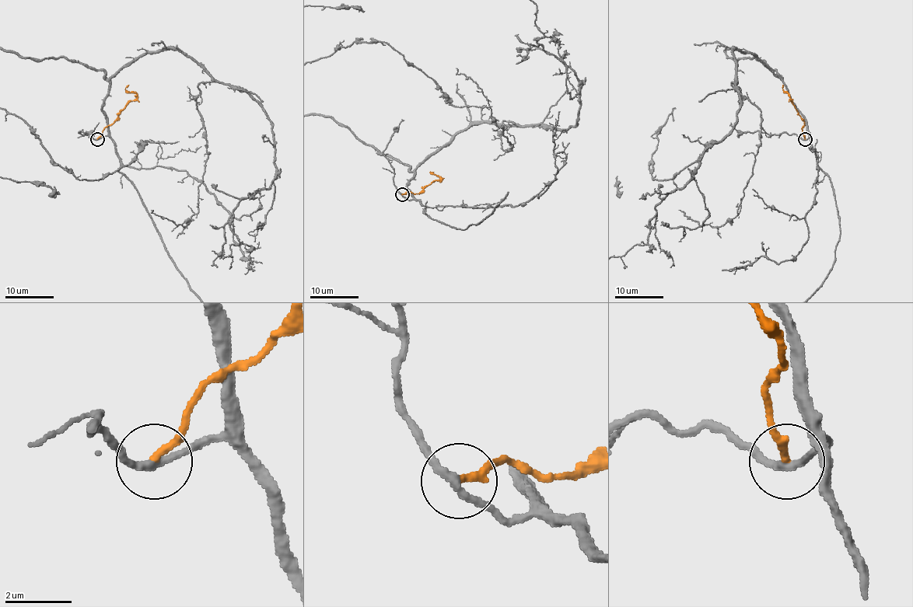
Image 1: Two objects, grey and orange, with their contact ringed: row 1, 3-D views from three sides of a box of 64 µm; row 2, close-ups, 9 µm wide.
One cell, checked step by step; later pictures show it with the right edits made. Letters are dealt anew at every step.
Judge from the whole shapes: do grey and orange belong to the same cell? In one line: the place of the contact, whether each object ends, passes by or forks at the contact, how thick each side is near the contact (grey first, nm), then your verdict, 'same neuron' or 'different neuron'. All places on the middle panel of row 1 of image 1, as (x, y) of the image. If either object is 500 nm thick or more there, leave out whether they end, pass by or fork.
at (402, 194); grey passes by; orange ends there; 240 nm thick on the grey side, 240 nm on the other; different neuron

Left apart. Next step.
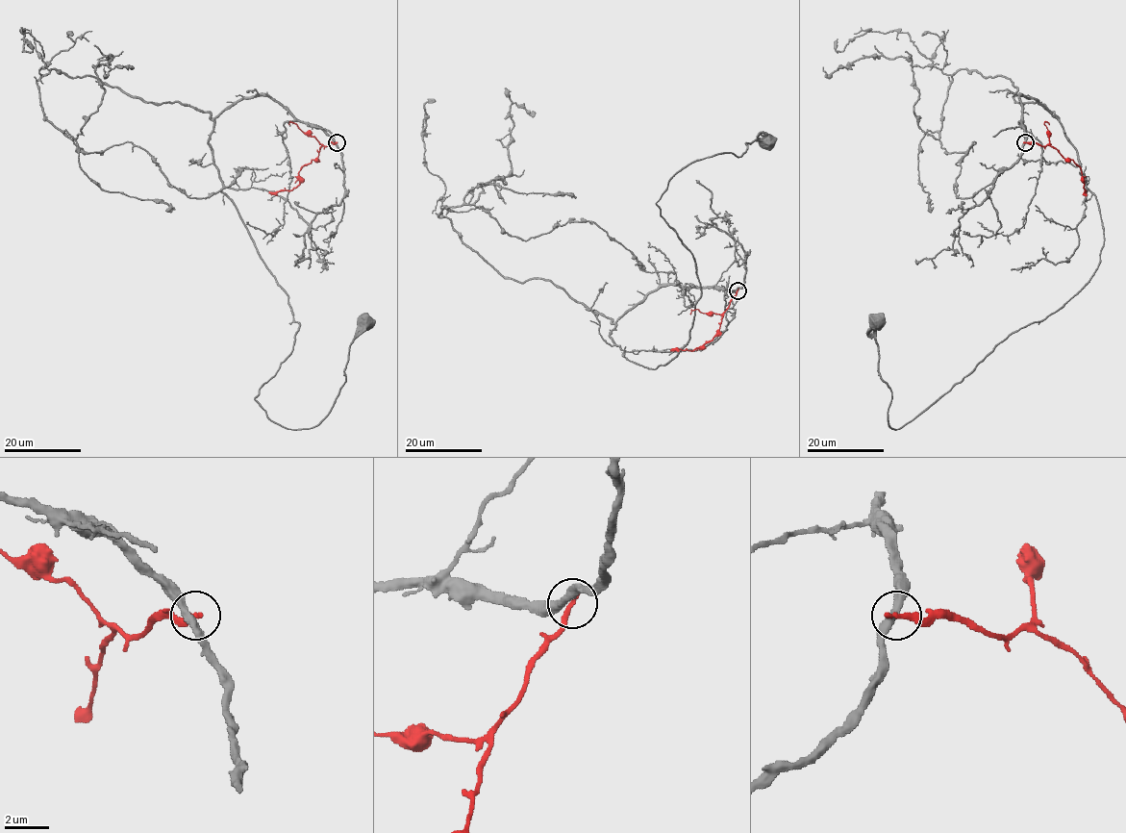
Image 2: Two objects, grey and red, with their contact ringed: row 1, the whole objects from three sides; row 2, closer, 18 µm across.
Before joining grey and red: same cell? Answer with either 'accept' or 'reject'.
reject

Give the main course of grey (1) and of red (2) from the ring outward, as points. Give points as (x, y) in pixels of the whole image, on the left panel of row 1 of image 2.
1: (336, 142), (262, 95), (211, 136), (299, 324), (254, 397), (272, 421), (317, 425), (366, 319)
2: (337, 142), (320, 147), (318, 158), (302, 167), (298, 173), (299, 184), (291, 190), (268, 193)

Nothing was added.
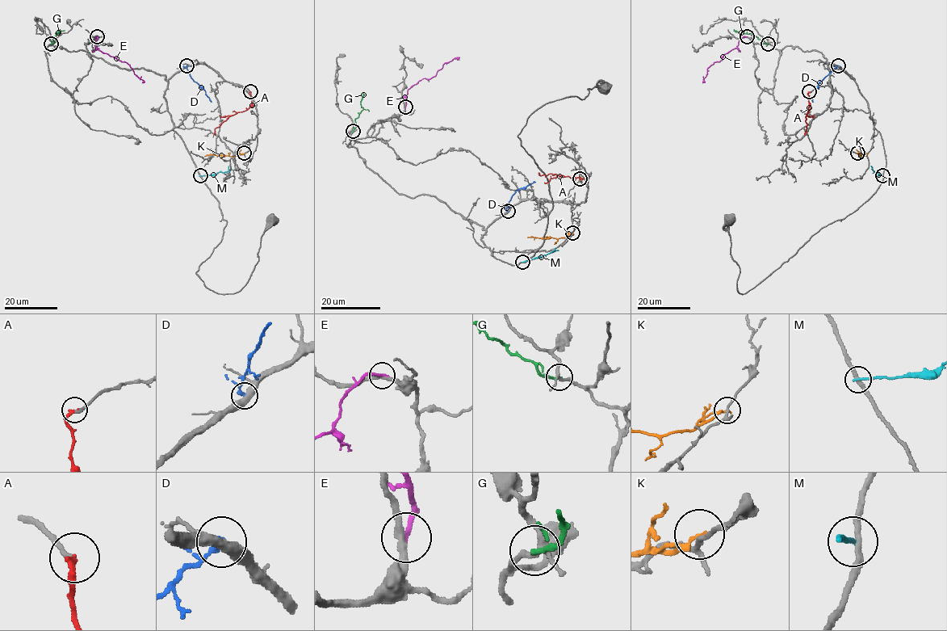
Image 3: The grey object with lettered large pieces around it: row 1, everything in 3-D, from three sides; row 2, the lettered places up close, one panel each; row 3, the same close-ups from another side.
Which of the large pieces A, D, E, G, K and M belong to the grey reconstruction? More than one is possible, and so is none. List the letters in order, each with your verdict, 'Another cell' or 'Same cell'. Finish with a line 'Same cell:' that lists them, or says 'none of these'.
A: Same cell
D: Another cell
E: Another cell
G: Another cell
K: Another cell
M: Another cell
Same cell: A

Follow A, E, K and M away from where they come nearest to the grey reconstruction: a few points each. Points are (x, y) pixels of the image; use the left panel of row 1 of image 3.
A: (251, 91), (251, 105), (230, 115), (215, 129), (214, 134)
E: (97, 37), (94, 44), (101, 52), (124, 61), (142, 83)
K: (245, 153), (232, 156), (204, 156)
M: (200, 176), (227, 171), (229, 166)

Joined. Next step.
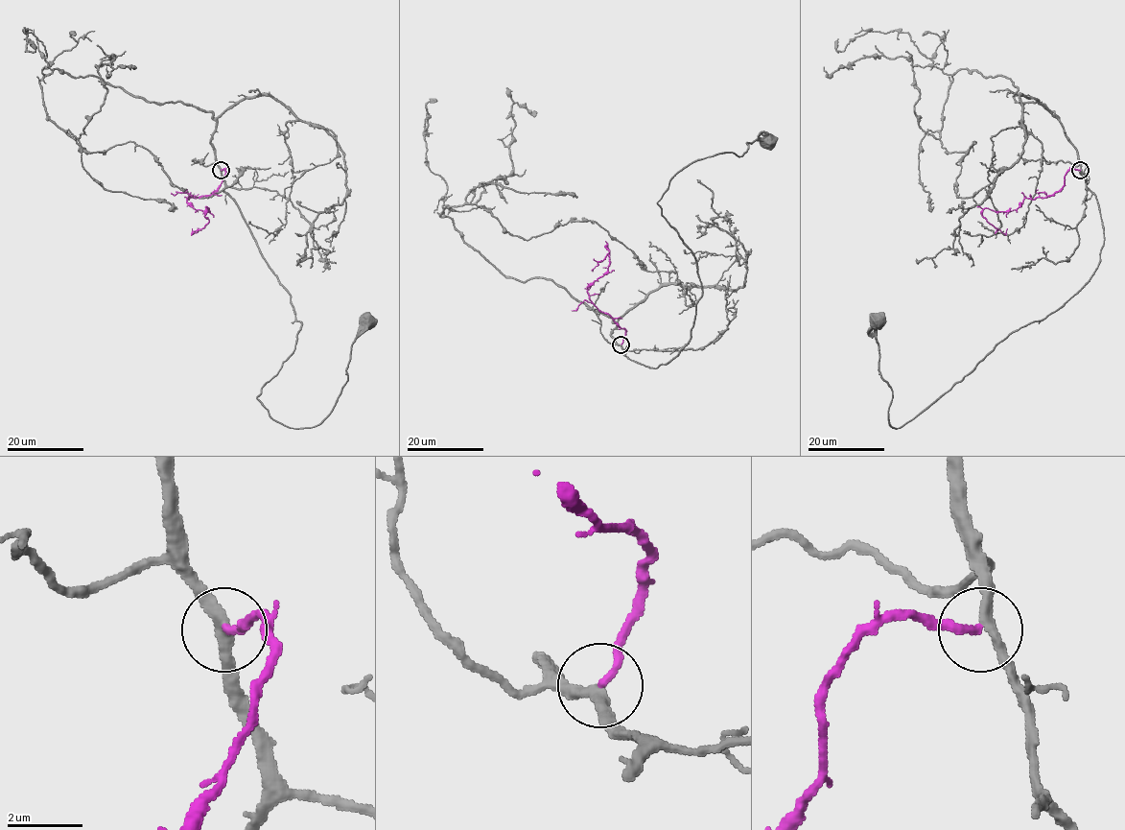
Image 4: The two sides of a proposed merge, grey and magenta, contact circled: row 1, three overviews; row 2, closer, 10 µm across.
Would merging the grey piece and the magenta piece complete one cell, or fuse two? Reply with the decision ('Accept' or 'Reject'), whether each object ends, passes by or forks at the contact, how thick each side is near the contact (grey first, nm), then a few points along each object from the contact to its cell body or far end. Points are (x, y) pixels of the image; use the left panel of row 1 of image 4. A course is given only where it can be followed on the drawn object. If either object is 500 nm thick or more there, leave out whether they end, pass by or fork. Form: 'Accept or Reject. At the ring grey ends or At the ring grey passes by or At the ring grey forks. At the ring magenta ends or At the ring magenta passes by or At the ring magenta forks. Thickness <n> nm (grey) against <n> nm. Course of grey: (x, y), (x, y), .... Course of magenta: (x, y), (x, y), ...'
Accept. At the ring grey passes by. At the ring magenta ends. Thickness 280 nm (grey) against 200 nm. Course of grey: (221, 170), (301, 323), (293, 351), (256, 396), (274, 420), (319, 424), (368, 319). Course of magenta: (221, 170), (225, 173), (215, 192), (187, 198), (196, 209), (209, 211), (206, 225), (193, 233), (192, 228)

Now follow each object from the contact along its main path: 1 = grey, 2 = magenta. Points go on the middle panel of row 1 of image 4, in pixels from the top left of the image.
1: (621, 343), (656, 367), (691, 337), (702, 283), (657, 202), (669, 181), (768, 141)
2: (621, 343), (625, 331), (597, 309), (587, 292), (607, 271), (605, 246), (609, 250), (592, 272)

